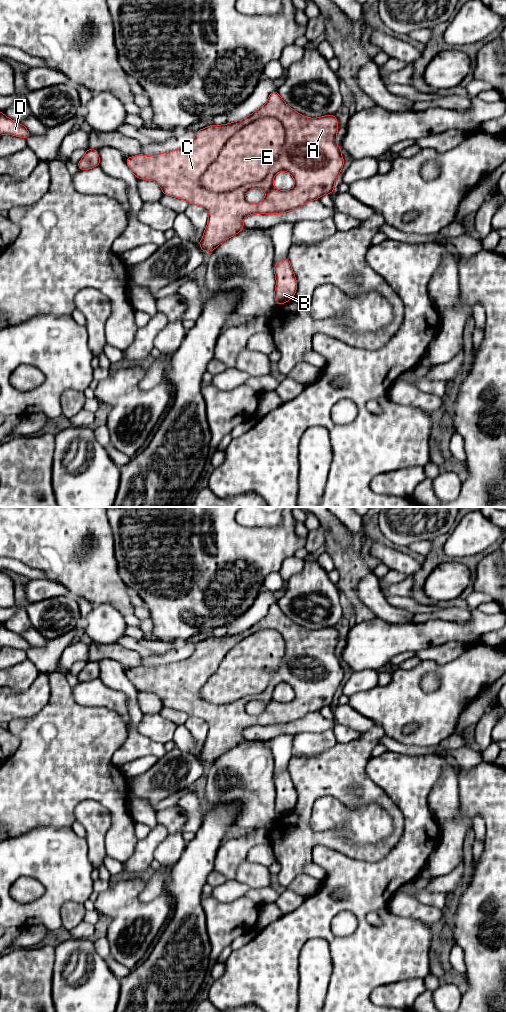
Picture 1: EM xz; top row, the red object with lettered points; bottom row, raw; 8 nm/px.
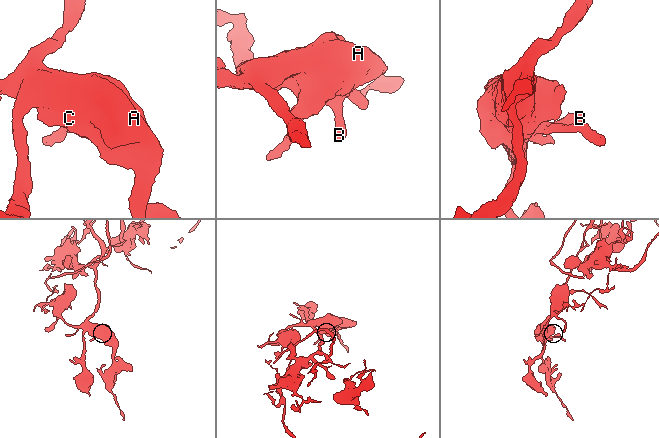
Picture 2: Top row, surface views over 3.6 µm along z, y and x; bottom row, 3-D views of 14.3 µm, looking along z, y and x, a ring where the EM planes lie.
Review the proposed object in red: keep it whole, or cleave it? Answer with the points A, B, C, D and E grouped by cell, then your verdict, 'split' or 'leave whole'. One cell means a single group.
groups A B C D / E; split

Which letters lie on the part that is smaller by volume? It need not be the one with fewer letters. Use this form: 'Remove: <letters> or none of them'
Remove: E

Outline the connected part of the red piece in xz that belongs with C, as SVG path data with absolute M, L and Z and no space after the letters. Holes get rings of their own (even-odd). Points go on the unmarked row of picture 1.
M273 603L267 614L250 628L224 637L212 636L196 644L193 653L183 660L154 667L127 669L126 675L137 691L156 694L164 707L186 712L199 717L208 724L208 735L203 750L198 753L203 764L212 764L223 753L244 741L243 732L251 726L283 726L302 719L309 713L318 712L322 707L334 704L334 696L344 677L340 659L336 656L338 632L335 627L308 630L289 619L277 603ZM264 630L276 630L284 640L285 653L282 662L273 673L265 690L259 694L246 696L225 705L213 705L201 698L201 689L215 674L226 655L243 639ZM280 683L290 685L295 697L282 703L273 699L273 690ZM253 700L266 703L265 710L258 716L249 715L245 707Z

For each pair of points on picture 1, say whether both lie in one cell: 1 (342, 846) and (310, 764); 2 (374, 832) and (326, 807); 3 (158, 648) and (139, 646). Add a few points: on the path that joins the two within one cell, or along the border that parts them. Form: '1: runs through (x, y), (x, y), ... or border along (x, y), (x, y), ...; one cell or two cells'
1: runs through (316, 839), (303, 828), (303, 806), (308, 790); one cell
2: runs through (362, 825), (358, 825), (338, 815); one cell
3: runs through (153, 647), (144, 647); one cell

